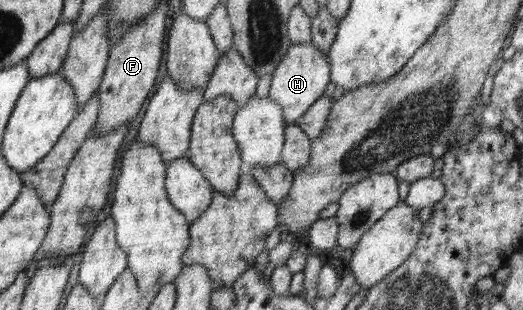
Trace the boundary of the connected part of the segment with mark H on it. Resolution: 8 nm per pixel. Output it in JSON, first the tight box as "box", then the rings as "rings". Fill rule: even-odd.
{"box":[268,42,331,124],"rings":[[[312,42],[292,43],[272,74],[268,97],[281,106],[282,115],[287,124],[296,124],[307,112],[307,108],[324,96],[327,85],[331,83],[330,74],[331,67],[328,58]]]}

